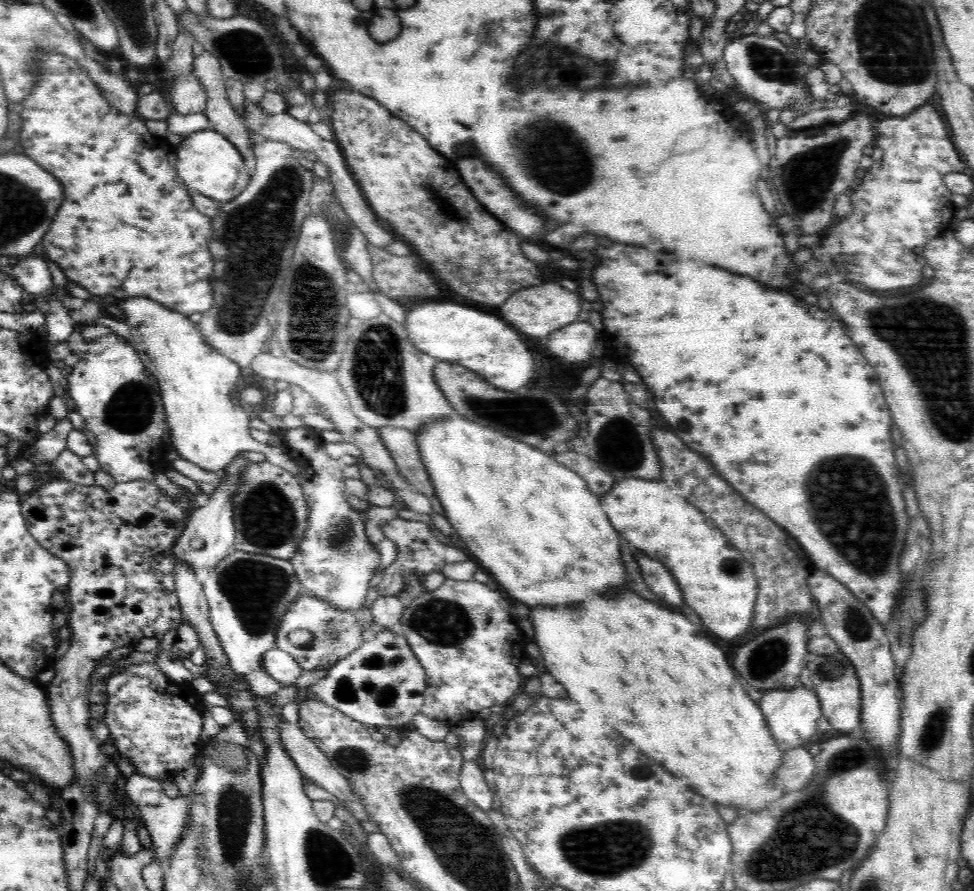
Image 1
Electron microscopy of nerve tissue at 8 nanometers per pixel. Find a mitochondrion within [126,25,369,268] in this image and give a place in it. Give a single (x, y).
(244, 54)

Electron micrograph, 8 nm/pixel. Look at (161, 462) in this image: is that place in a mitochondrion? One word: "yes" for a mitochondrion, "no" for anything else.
no

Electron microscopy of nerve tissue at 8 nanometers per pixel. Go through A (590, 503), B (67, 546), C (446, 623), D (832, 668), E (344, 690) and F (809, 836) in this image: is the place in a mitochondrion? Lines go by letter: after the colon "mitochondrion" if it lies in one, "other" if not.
A: other
B: other
C: mitochondrion
D: mitochondrion
E: mitochondrion
F: mitochondrion

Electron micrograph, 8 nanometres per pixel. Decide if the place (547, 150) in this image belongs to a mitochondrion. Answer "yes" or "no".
yes

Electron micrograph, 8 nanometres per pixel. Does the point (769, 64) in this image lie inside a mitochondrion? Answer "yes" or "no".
yes

